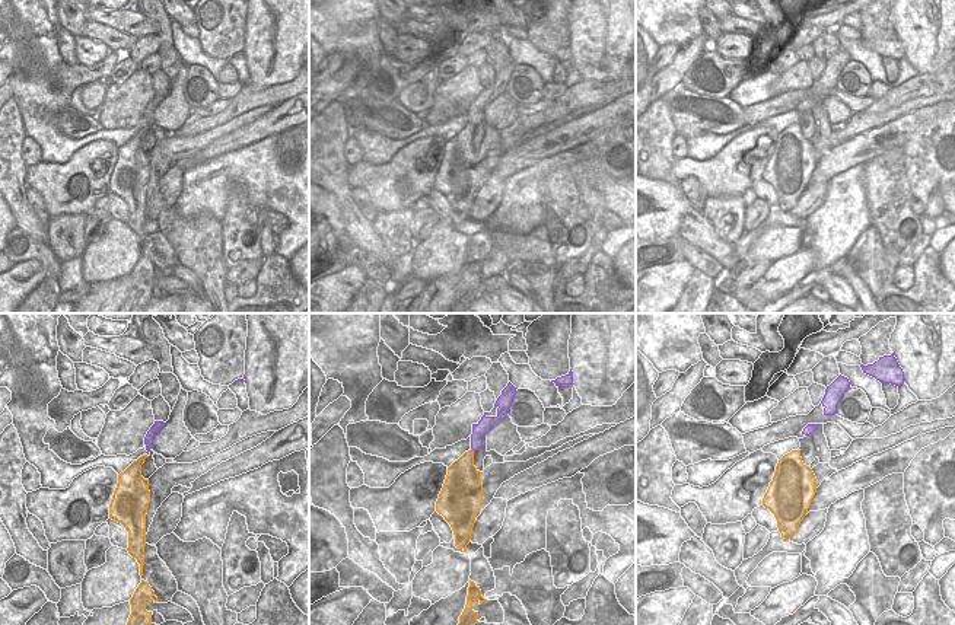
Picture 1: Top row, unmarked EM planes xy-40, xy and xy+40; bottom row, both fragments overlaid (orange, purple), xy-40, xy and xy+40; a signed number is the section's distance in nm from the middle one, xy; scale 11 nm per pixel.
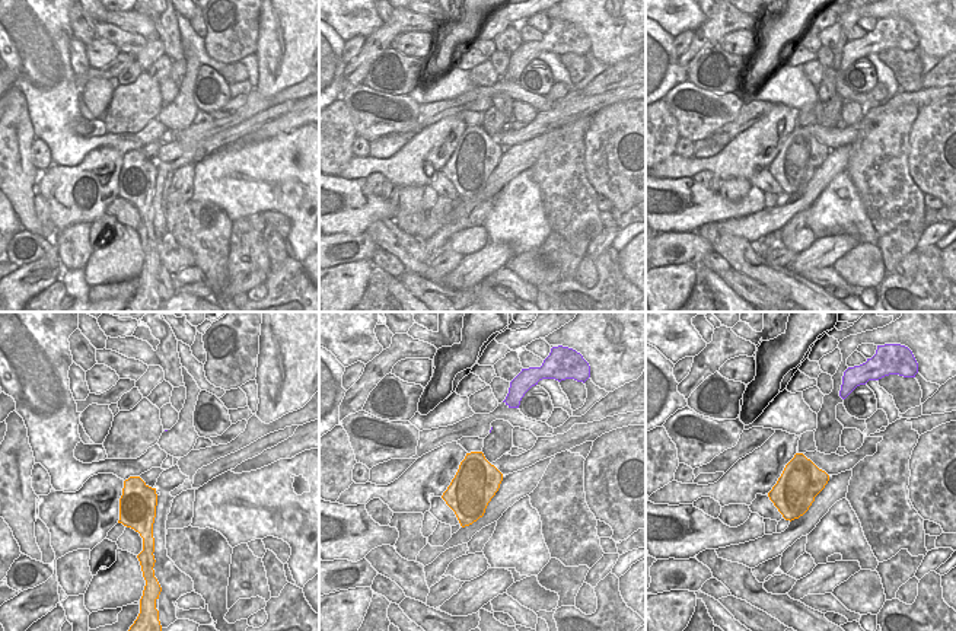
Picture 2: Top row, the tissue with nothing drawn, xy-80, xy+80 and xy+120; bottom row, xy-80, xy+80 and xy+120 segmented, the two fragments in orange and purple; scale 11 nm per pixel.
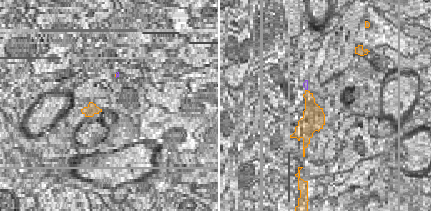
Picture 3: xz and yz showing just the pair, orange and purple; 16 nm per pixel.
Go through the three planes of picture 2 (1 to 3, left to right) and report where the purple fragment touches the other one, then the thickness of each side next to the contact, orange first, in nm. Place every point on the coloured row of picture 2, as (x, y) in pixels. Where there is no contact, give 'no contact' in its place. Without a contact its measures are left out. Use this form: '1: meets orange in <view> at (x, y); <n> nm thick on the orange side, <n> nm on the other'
1: no contact
2: no contact
3: no contact

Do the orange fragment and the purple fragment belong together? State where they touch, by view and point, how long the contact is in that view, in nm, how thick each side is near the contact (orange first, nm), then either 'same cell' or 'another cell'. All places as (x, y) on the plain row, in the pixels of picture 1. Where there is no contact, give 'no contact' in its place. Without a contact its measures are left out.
contact xy (473, 124); length 70 nm; calibres 260 and 170 nm; same cell

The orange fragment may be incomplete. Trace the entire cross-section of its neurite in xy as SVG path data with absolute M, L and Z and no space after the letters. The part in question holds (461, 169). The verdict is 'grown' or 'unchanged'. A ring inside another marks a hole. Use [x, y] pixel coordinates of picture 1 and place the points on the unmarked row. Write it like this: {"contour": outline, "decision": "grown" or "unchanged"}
{"contour": "M509 55L497 71L496 90L486 86L477 98L472 98L471 122L448 141L443 162L436 175L436 185L445 191L455 208L455 220L467 224L471 214L475 189L483 178L481 146L474 140L474 127L483 118L491 99L504 87L510 89L510 80L516 61Z", "decision": "grown"}

